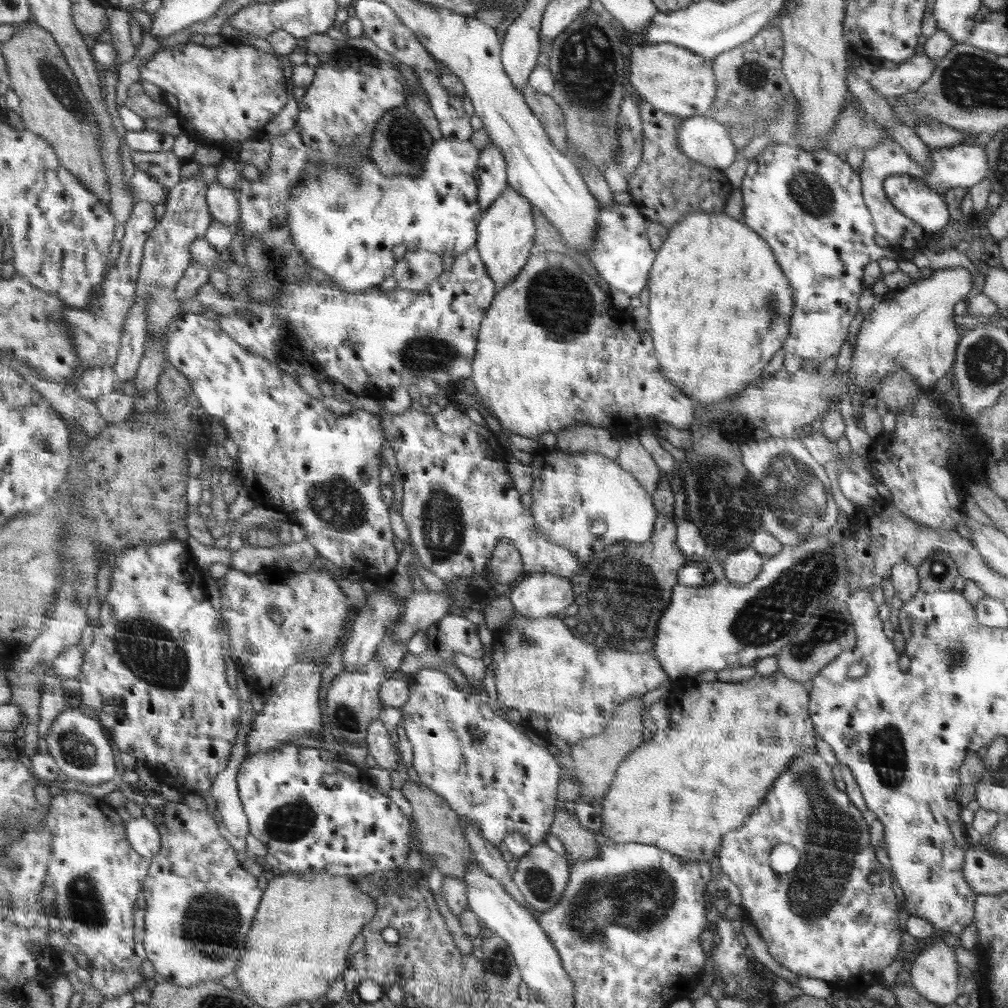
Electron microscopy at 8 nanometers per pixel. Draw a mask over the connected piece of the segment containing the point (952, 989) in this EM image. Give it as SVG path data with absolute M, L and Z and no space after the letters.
M936 942L926 946L914 959L910 973L910 984L921 995L936 1004L949 1005L958 998L958 962L954 960L952 946Z

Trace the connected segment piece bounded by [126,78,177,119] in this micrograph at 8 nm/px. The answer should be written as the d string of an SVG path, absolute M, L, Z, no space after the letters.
M143 78L140 81L130 86L128 92L128 99L126 104L137 112L142 118L166 118L172 114L177 113L168 102L160 102L155 98L152 98L146 92L145 86L143 85L145 80Z

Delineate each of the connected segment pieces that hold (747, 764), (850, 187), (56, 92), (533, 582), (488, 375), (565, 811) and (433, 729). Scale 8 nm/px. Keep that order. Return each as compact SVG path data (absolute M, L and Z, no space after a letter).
M780 672L771 675L756 673L750 680L740 681L739 683L729 683L722 681L695 682L693 680L683 680L675 682L670 688L666 697L668 708L671 710L670 726L667 730L660 730L654 733L654 738L642 744L632 755L618 767L616 779L610 788L609 794L602 799L602 812L599 833L609 838L611 843L637 843L646 845L656 845L660 849L665 849L670 853L682 856L688 861L708 861L716 857L716 848L720 842L724 842L724 836L730 831L740 828L749 816L758 808L758 804L764 800L768 794L768 788L774 784L778 774L786 770L786 766L796 760L798 756L818 754L816 750L816 734L813 720L809 716L810 693L806 691L803 683L795 681L790 677L784 676Z
M772 144L766 150L750 159L746 176L739 191L745 203L741 220L749 228L774 244L794 292L798 292L798 312L794 312L794 332L790 332L790 344L783 348L788 354L801 358L823 361L829 356L838 356L845 343L848 326L858 314L858 298L862 292L862 272L868 262L880 258L896 258L896 252L878 248L874 244L874 225L868 212L868 205L862 202L860 178L850 168L846 160L840 160L832 151L822 148L816 152L806 152L796 144Z
M33 20L21 23L19 29L9 41L2 44L2 51L9 66L12 89L21 99L22 117L26 128L47 138L54 147L57 147L58 156L65 167L81 178L82 182L95 193L98 193L111 210L112 180L110 180L104 151L102 151L104 144L101 144L101 123L95 117L97 113L93 112L93 108L91 110L89 97L85 95L74 69L52 32Z
M528 573L522 581L513 584L509 598L514 610L521 615L540 618L562 615L565 608L574 602L576 593L567 577Z
M555 251L540 252L540 254L534 254L534 260L530 260L530 264L526 264L526 272L522 272L522 276L518 276L518 279L515 278L511 283L499 286L496 299L480 326L477 356L473 360L472 382L483 404L498 420L503 430L534 439L538 439L543 432L553 432L557 436L557 432L564 428L576 427L579 424L602 427L615 432L622 438L637 436L640 429L655 428L661 423L667 423L674 428L689 429L694 420L696 400L688 398L685 393L676 388L676 385L670 384L666 376L662 376L661 364L657 359L656 349L652 348L652 336L649 331L642 332L634 328L634 334L628 334L630 320L621 318L623 312L614 310L615 307L610 304L606 292L598 288L592 276L586 274L576 261L568 254L559 254Z
M568 807L557 808L550 834L562 842L574 861L594 860L600 854L602 845L596 841L595 833L582 826L573 809L569 810Z
M436 668L419 669L414 675L410 676L409 687L409 699L402 705L401 710L404 715L404 730L413 747L413 766L418 773L420 784L432 790L432 792L445 797L449 803L449 807L458 814L458 817L462 817L464 821L468 821L487 840L486 842L490 842L492 846L496 846L501 851L503 851L504 840L513 832L522 833L527 842L532 844L532 846L543 843L544 838L547 838L546 832L548 832L548 828L552 824L552 816L555 816L552 806L556 806L554 804L556 802L556 786L561 784L562 768L545 745L534 739L530 733L517 731L504 717L494 714L490 710L490 707L486 703L483 703L475 694L469 695L468 692L460 690L460 688L456 687L456 683L449 675Z

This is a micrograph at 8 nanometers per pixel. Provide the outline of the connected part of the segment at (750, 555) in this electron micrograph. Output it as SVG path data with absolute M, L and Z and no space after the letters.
M752 547L739 550L723 563L726 579L732 583L749 583L757 578L766 558Z

